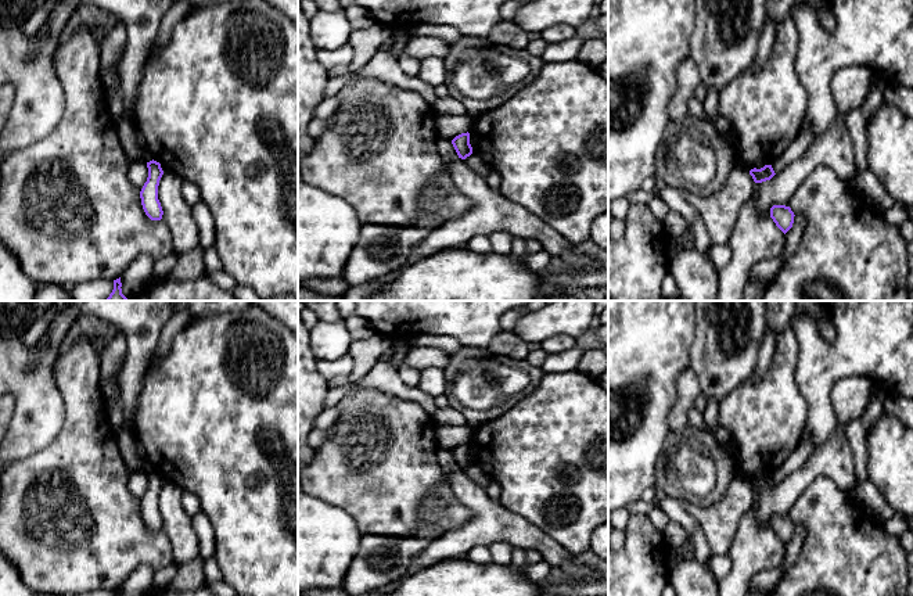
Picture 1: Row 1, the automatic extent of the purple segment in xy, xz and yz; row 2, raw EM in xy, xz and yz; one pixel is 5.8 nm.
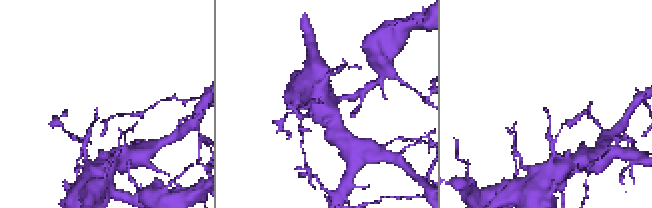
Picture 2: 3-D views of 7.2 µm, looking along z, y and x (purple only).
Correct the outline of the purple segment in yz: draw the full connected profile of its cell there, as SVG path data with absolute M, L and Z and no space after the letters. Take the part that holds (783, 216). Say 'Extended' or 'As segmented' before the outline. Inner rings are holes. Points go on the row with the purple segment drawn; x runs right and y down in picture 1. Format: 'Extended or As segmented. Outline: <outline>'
As segmented. Outline: M773 205L770 208L770 218L784 234L792 227L794 216L790 207Z

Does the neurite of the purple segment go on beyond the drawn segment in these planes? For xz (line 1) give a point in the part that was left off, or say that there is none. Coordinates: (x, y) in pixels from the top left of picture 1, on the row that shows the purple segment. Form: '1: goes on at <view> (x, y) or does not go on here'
1: does not go on here

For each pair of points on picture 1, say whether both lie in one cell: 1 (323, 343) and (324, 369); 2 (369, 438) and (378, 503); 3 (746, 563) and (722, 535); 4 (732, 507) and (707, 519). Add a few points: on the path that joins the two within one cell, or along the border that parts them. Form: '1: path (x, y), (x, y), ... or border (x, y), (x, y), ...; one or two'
1: border (348, 351), (334, 361), (317, 361); two
2: path (378, 455), (378, 487); one
3: border (743, 514), (729, 555); two
4: path (726, 513), (721, 519), (712, 519); one

